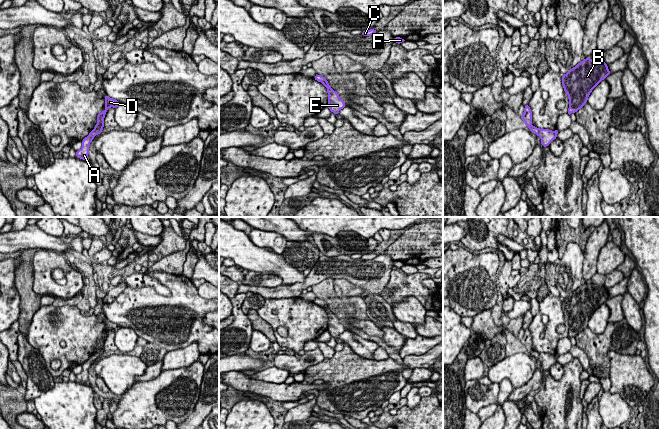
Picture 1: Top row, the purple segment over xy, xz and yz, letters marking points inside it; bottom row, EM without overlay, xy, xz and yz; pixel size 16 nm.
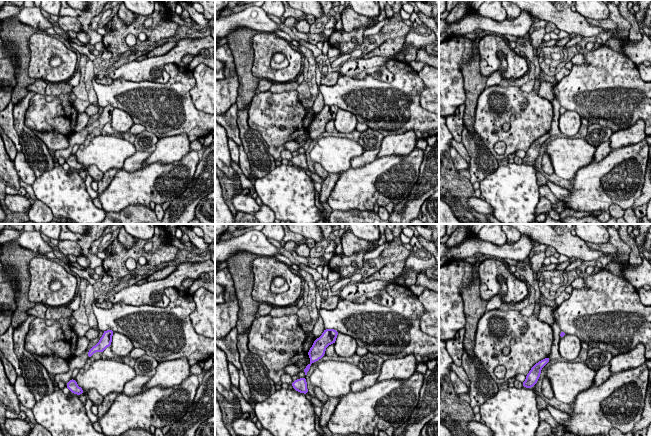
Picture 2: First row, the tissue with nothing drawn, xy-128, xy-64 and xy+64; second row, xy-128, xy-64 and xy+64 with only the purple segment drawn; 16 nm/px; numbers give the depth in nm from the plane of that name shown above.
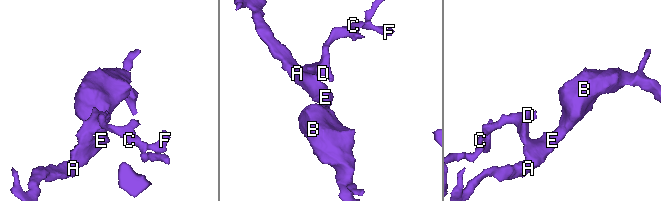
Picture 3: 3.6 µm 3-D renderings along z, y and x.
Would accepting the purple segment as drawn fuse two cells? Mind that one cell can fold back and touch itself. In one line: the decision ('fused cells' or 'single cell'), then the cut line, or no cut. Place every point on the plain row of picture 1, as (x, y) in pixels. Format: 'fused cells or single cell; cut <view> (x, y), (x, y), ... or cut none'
fused cells; cut xy (103, 350), (93, 354)

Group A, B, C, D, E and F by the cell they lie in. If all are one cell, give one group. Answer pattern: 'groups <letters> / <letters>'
groups A B E / C D F

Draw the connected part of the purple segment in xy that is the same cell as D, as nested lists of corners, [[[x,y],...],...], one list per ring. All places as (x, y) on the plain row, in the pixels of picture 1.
[[[107,319],[104,320],[104,323],[105,323],[105,334],[100,336],[97,339],[97,348],[95,349],[93,354],[96,354],[96,353],[98,353],[100,351],[104,351],[104,342],[105,342],[105,338],[107,337],[108,333],[110,331],[117,332],[119,330],[119,328],[120,328],[119,325],[117,325],[117,324],[115,324],[113,322],[110,322]]]

